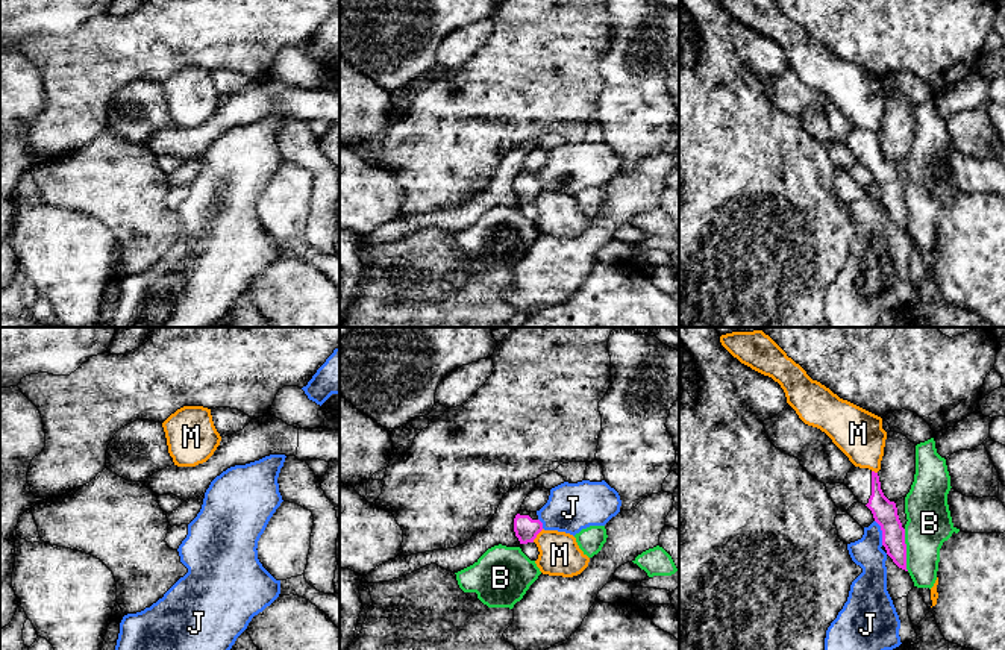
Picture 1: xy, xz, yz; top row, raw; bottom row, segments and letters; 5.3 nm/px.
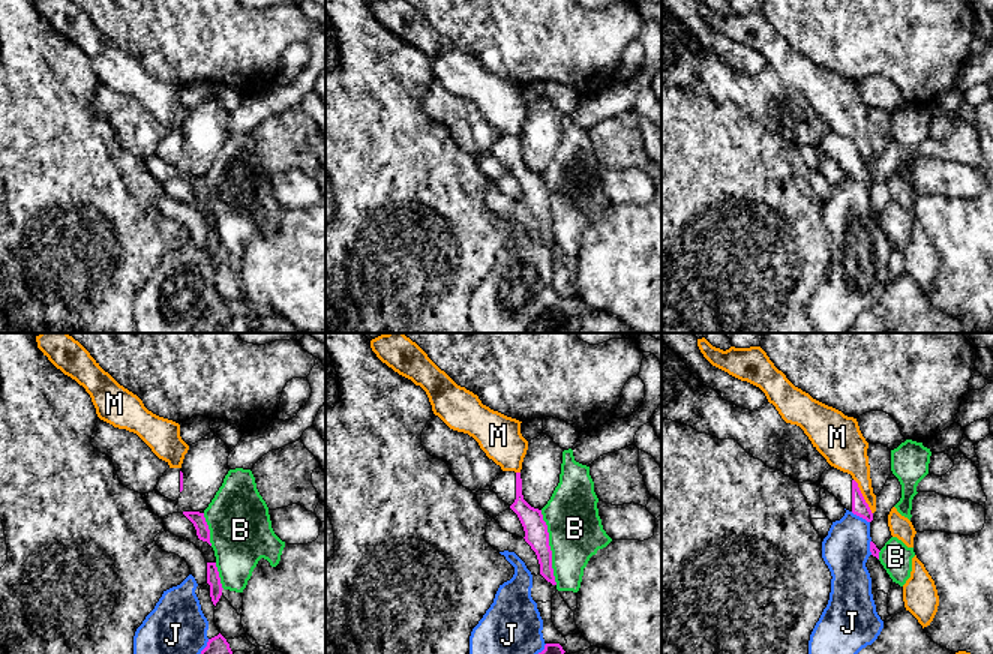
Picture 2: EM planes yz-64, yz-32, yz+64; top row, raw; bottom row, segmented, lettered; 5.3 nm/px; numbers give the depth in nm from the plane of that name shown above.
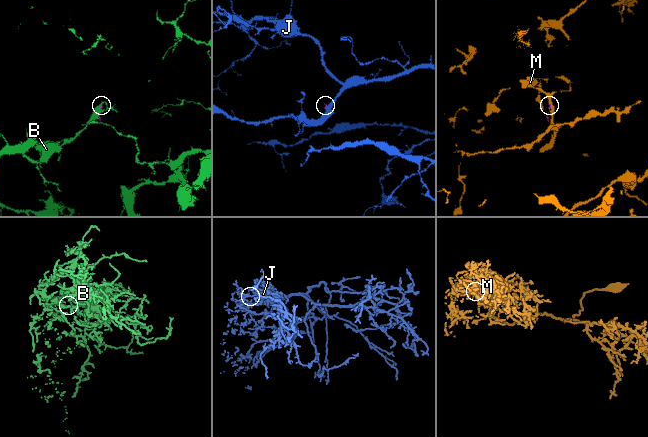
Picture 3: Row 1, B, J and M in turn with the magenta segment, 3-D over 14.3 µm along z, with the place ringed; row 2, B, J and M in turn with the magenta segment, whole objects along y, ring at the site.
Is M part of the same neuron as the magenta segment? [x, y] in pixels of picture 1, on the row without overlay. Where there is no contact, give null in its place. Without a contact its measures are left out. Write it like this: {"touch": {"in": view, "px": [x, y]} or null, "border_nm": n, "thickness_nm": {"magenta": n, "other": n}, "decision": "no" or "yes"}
{"touch": {"in": "xz", "px": [537, 194]}, "border_nm": 90, "thickness_nm": {"magenta": 130, "other": 220}, "decision": "no"}

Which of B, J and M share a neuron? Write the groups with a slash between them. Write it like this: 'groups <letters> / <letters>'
groups B / J / M

